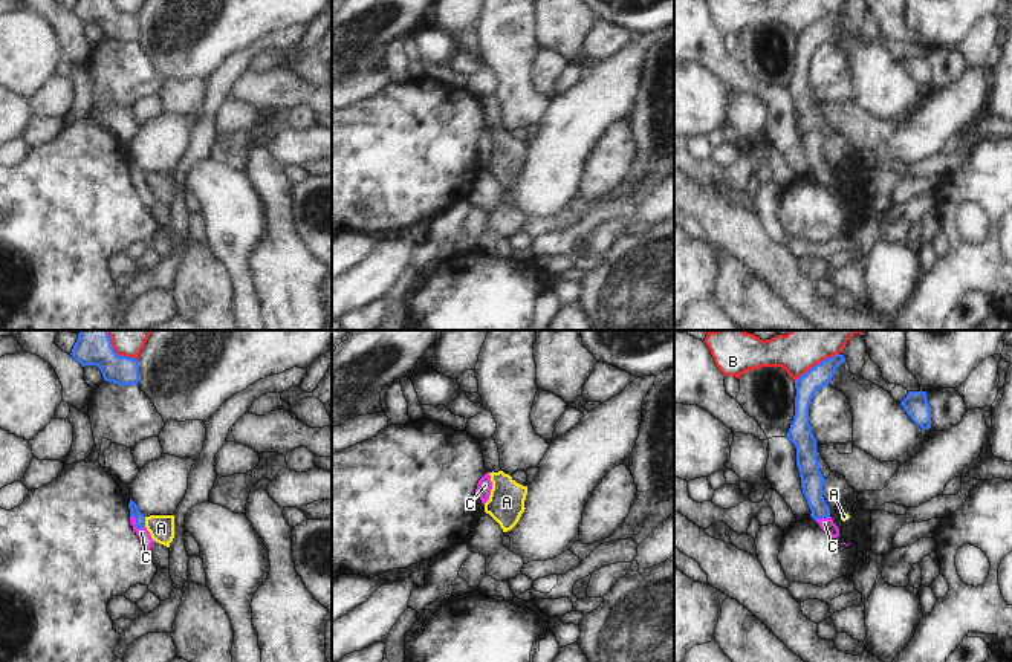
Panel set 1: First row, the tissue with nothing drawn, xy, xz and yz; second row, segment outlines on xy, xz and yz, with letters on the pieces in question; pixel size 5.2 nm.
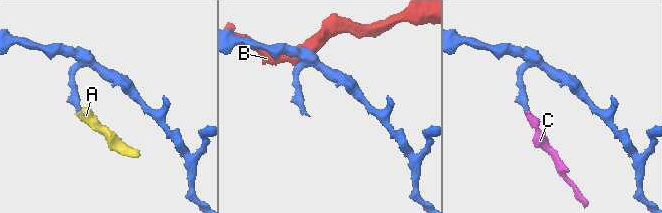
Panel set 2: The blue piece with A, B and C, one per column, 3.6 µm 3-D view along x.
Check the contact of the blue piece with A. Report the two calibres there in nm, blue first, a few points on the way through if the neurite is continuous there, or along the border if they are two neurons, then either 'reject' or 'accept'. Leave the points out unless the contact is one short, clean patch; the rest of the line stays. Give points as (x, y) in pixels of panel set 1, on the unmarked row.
calibres 50 and 140 nm; border xy (144, 175), (145, 184); reject

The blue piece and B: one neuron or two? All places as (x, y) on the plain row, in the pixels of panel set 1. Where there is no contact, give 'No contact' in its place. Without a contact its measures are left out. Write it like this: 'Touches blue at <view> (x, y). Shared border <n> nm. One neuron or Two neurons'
Touches blue at yz (817, 22). Shared border 280 nm. Two neurons

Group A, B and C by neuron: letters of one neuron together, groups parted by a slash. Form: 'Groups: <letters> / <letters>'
Groups: A / B / C

